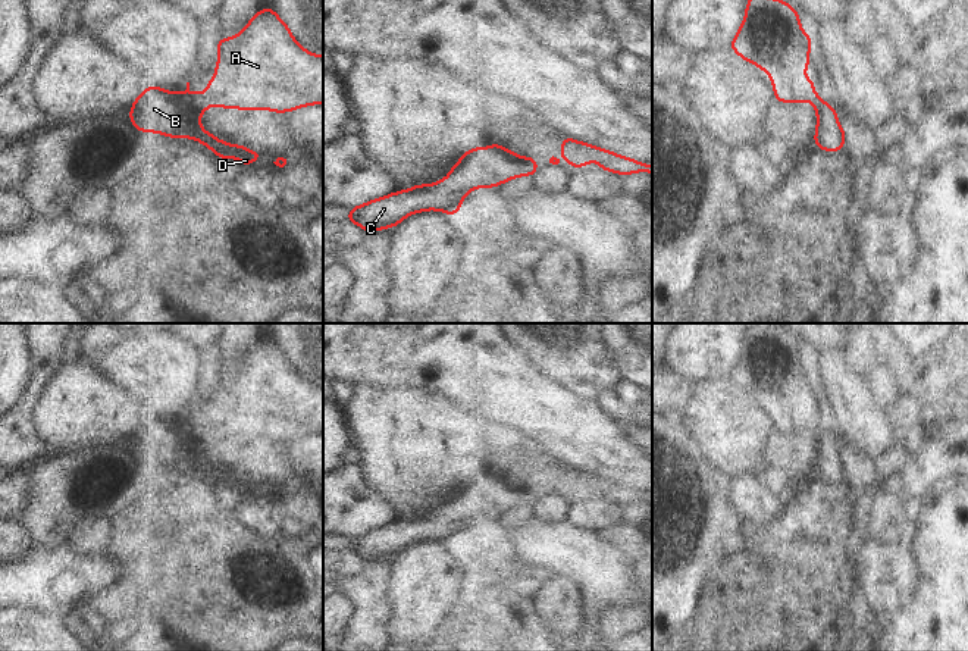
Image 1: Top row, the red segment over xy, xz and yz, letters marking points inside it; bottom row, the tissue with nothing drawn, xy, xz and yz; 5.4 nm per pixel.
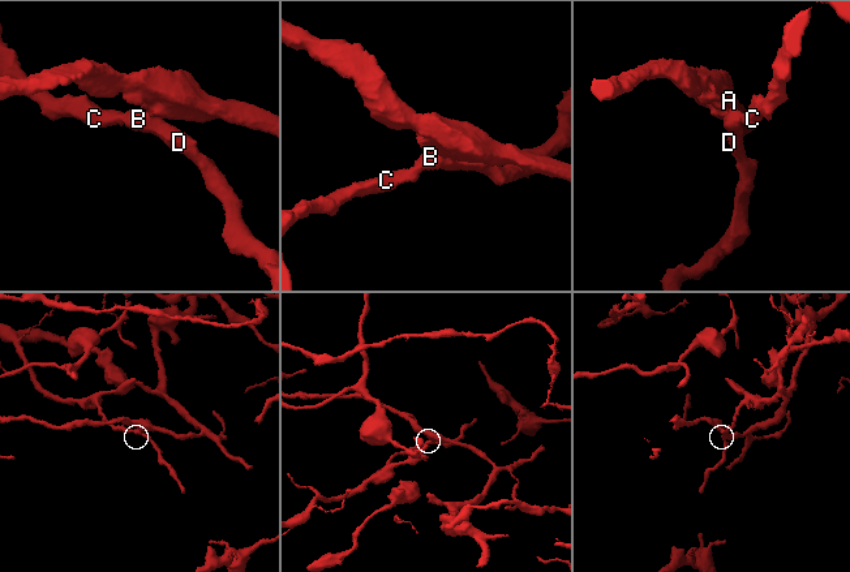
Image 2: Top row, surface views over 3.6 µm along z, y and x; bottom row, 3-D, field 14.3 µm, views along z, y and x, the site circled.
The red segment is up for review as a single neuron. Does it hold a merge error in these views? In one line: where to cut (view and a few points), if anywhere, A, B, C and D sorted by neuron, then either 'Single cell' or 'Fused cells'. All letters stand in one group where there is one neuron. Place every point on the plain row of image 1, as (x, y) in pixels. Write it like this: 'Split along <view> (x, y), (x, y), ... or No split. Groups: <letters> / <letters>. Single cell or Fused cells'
Split along xy (177, 423), (190, 428), (204, 438). Groups: A / B C D. Fused cells.

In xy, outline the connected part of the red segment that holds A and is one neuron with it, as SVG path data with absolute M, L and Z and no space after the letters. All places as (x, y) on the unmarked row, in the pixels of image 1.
M263 337L238 364L219 367L216 373L219 389L214 407L206 410L209 422L201 423L197 419L192 425L187 411L187 419L178 423L184 429L194 431L198 438L219 435L283 442L323 432L323 385L311 384L301 376L273 337Z

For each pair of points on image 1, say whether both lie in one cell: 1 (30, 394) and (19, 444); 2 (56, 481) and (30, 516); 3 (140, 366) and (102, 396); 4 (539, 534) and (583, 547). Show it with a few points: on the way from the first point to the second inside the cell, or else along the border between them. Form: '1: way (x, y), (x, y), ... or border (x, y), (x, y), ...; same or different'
1: way (24, 406), (19, 413), (19, 432); same
2: way (53, 490), (38, 507); same
3: border (87, 363), (112, 384), (127, 391), (140, 407); different
4: way (550, 544), (573, 547); same

